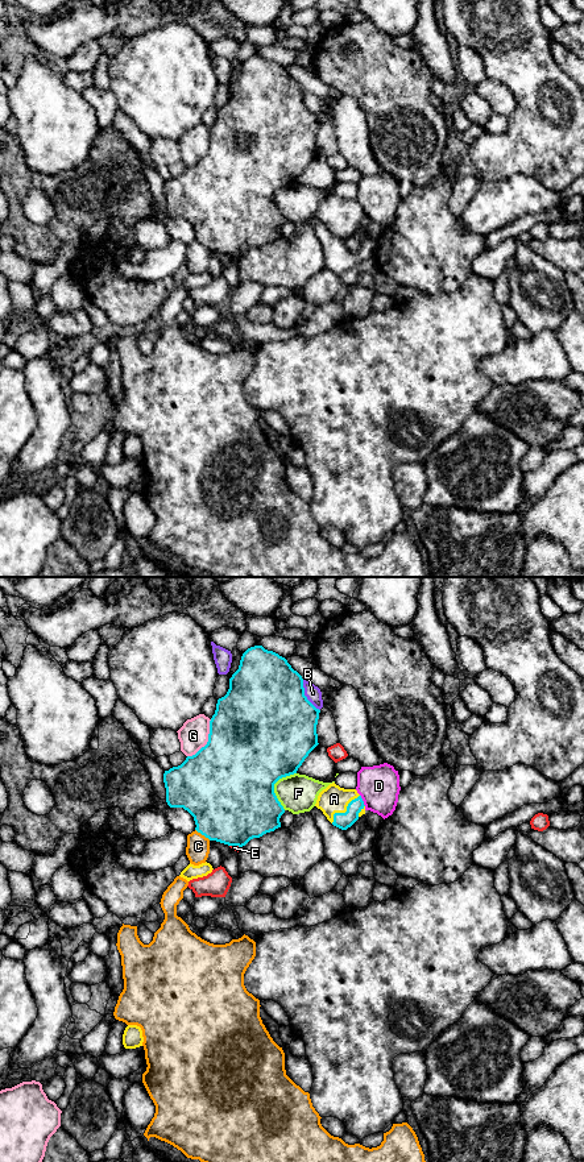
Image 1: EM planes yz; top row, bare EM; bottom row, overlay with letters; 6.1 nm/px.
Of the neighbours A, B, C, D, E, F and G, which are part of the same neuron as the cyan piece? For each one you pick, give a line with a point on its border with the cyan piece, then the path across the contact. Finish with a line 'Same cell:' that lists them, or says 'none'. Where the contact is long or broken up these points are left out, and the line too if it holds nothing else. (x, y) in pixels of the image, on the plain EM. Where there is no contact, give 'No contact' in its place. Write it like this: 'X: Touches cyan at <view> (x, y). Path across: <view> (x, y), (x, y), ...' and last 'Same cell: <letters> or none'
A: Touches cyan at yz (346, 221)
Same cell: A

